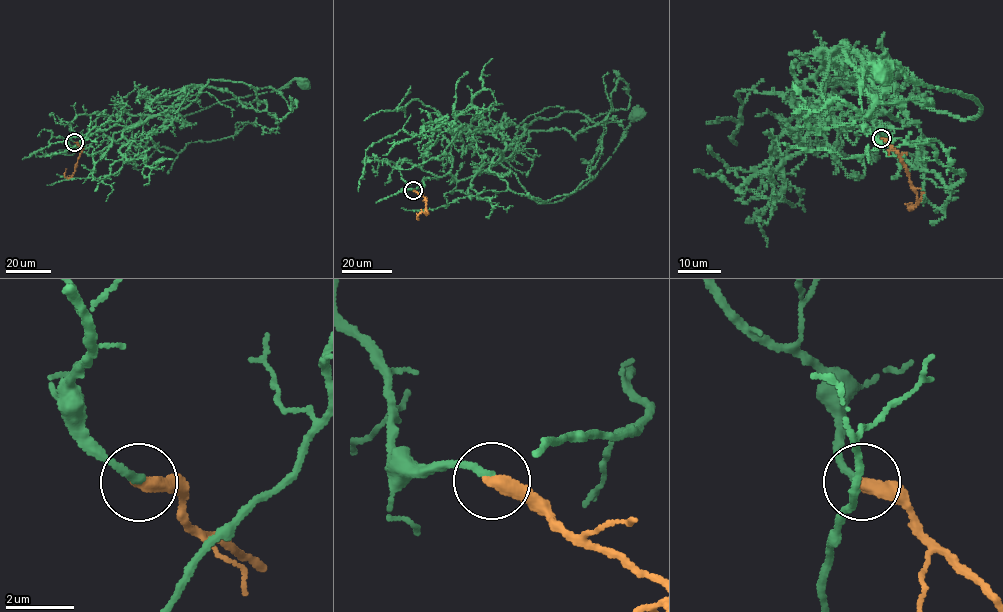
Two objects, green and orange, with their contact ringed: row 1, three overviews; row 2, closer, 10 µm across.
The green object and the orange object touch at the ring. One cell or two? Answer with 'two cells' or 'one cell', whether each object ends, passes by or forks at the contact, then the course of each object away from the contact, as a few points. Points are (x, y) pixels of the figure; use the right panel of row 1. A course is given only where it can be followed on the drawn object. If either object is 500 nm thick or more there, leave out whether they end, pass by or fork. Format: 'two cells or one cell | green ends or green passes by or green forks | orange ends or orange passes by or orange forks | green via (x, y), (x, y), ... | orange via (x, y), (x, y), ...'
one cell | green ends | orange ends | green via (880, 138), (837, 81), (896, 88), (883, 103), (911, 98), (961, 119), (981, 109), (894, 60), (879, 73) | orange via (881, 138), (899, 153), (916, 194), (918, 204), (910, 209), (924, 192)

